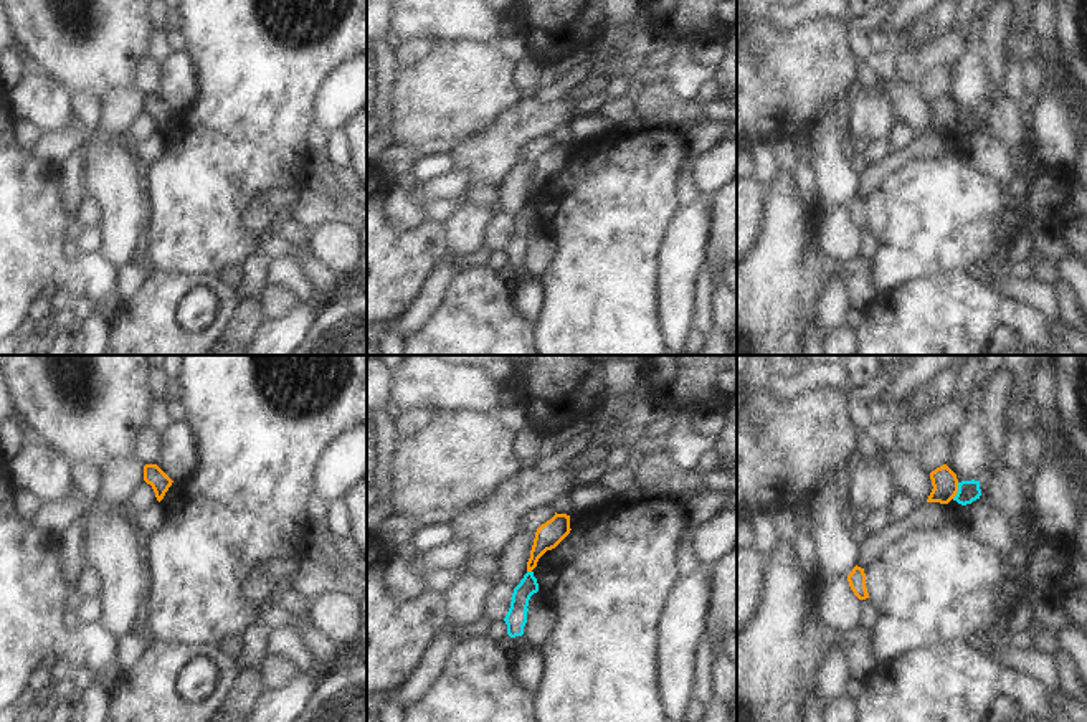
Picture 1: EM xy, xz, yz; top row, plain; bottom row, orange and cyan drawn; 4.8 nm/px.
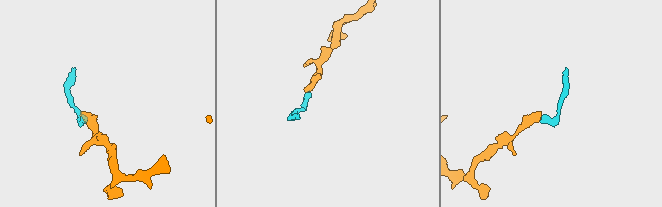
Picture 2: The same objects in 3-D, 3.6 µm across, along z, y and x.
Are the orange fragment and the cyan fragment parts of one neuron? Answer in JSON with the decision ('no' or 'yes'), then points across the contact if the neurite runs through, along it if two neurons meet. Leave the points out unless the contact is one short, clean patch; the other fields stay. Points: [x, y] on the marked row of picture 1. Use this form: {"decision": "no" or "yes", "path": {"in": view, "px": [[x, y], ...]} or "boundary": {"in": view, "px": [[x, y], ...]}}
{"decision": "no", "boundary": {"in": "yz", "px": [[958, 483], [958, 491], [952, 498]]}}

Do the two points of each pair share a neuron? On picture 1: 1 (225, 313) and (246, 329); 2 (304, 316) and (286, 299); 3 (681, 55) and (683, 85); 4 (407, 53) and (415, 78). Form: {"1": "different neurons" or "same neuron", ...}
{"1": "different neurons", "2": "different neurons", "3": "same neuron", "4": "different neurons"}

